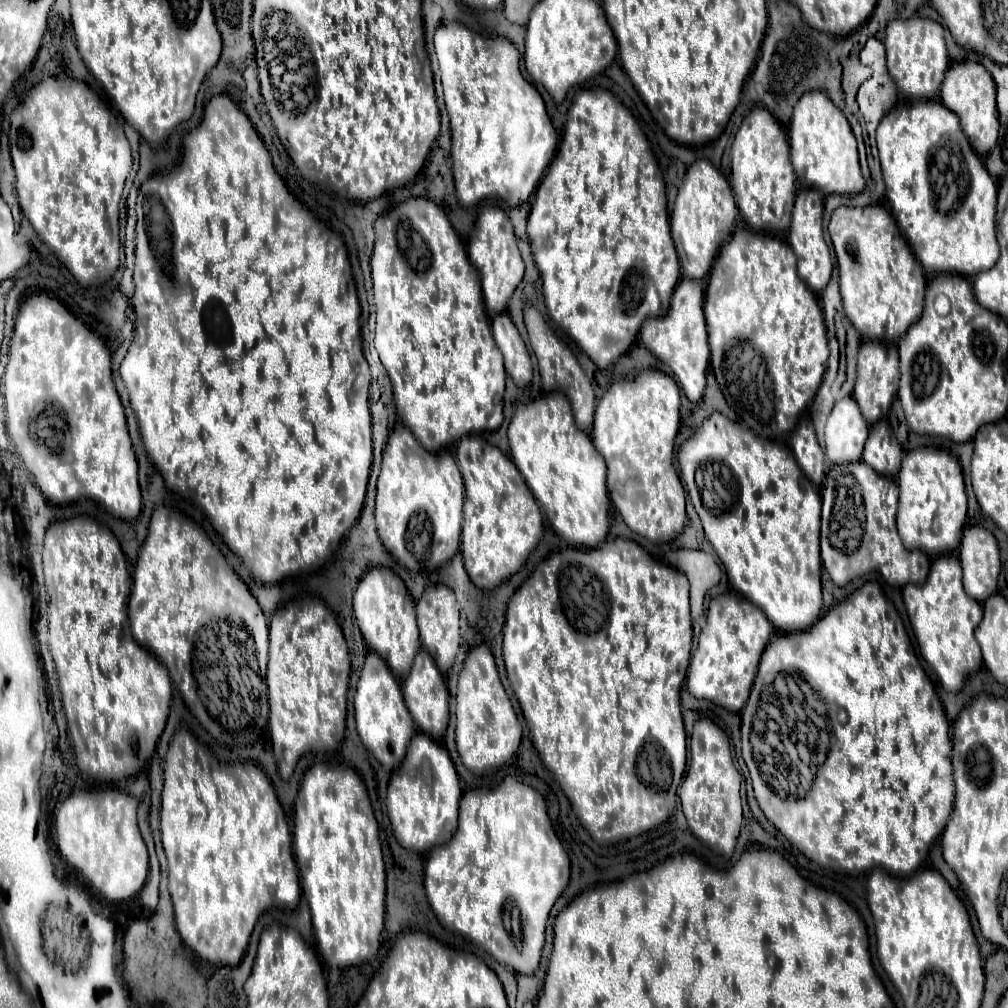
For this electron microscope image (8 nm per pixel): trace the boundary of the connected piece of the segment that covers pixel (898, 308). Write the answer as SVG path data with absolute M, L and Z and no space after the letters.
M840 206L828 224L838 256L844 312L864 340L898 340L924 306L926 278L896 220L884 206Z

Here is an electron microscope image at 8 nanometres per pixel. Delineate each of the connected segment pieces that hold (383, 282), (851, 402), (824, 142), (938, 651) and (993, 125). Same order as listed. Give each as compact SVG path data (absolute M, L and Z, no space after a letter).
M412 196L406 202L398 204L396 208L384 212L376 224L376 246L372 252L372 282L374 282L374 304L376 304L376 350L378 356L390 376L392 388L394 388L394 400L396 400L396 410L402 422L412 430L416 440L430 452L438 452L438 446L444 444L454 444L460 436L464 434L478 434L478 432L490 432L496 430L502 424L502 396L504 396L504 364L502 364L502 354L496 350L496 342L492 342L492 332L490 332L490 320L484 310L484 298L480 298L480 278L476 278L476 270L472 270L472 264L468 262L468 254L456 236L446 210L432 202L430 198L424 196Z
M852 396L836 402L826 422L826 456L832 464L860 460L868 430L870 426Z
M812 90L800 96L792 114L788 136L794 172L800 182L824 194L858 194L864 190L854 132L842 110L830 100L828 92Z
M940 556L932 562L930 574L926 578L924 584L916 586L916 584L908 584L904 586L904 604L920 646L920 654L924 656L924 660L928 662L928 666L938 674L942 686L946 692L958 692L966 680L966 676L974 670L978 670L982 666L982 658L980 658L980 644L974 638L974 630L980 624L982 618L982 606L974 600L968 598L968 594L964 594L964 586L962 586L962 570L960 570L960 562L956 556Z
M954 62L944 76L940 88L940 100L946 108L960 116L960 126L968 136L972 148L982 156L992 150L998 140L998 110L996 110L996 88L992 76L980 62Z

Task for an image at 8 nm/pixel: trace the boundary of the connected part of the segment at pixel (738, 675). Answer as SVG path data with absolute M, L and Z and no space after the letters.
M726 592L710 600L706 624L700 632L696 654L690 660L686 688L692 696L712 700L730 712L738 712L750 694L760 654L768 644L772 624L758 606L752 606L736 592Z

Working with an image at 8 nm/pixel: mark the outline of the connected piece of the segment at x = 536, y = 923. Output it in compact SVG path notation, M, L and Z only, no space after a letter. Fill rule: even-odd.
M506 778L500 782L500 786L494 786L480 796L468 798L464 792L460 800L458 830L450 842L446 842L444 846L436 846L430 852L424 874L426 874L424 888L428 902L444 928L468 936L476 946L492 954L498 962L510 966L514 972L532 974L538 968L544 948L544 930L548 914L554 902L566 890L570 880L568 854L562 848L562 842L558 840L552 828L546 802L538 790L534 790L524 782ZM510 900L514 900L516 908L520 910L522 934L524 934L522 948L516 948L510 942L510 936L506 936L506 928L502 922L504 904Z

